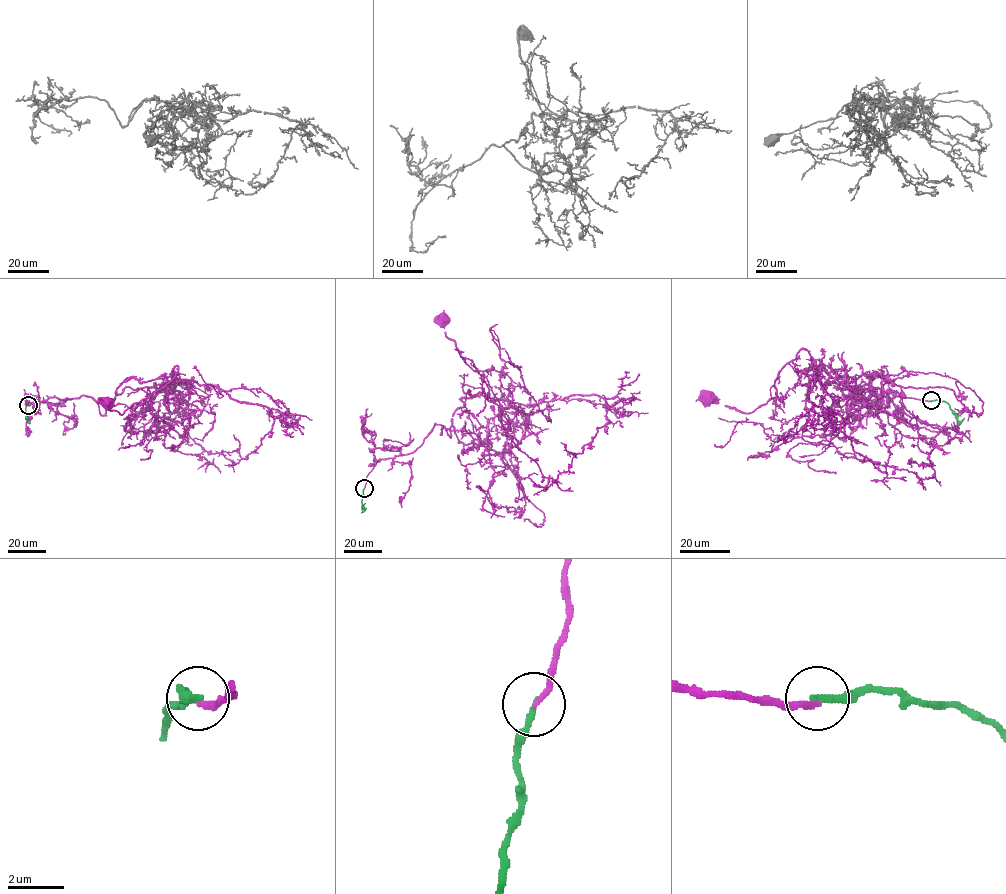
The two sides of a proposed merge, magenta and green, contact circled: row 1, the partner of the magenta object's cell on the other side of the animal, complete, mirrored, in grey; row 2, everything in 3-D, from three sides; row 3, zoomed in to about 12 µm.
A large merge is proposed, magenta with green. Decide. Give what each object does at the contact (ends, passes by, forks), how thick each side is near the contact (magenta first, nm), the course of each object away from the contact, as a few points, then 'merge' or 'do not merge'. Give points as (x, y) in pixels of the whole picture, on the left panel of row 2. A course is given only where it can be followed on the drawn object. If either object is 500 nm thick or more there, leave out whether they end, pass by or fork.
magenta ends | green ends | 200/200 nm | magenta via (28, 405), (85, 396), (102, 415), (138, 411), (172, 394), (178, 366), (121, 415), (108, 402) | green via (28, 405), (27, 421), (25, 418) | do not merge

